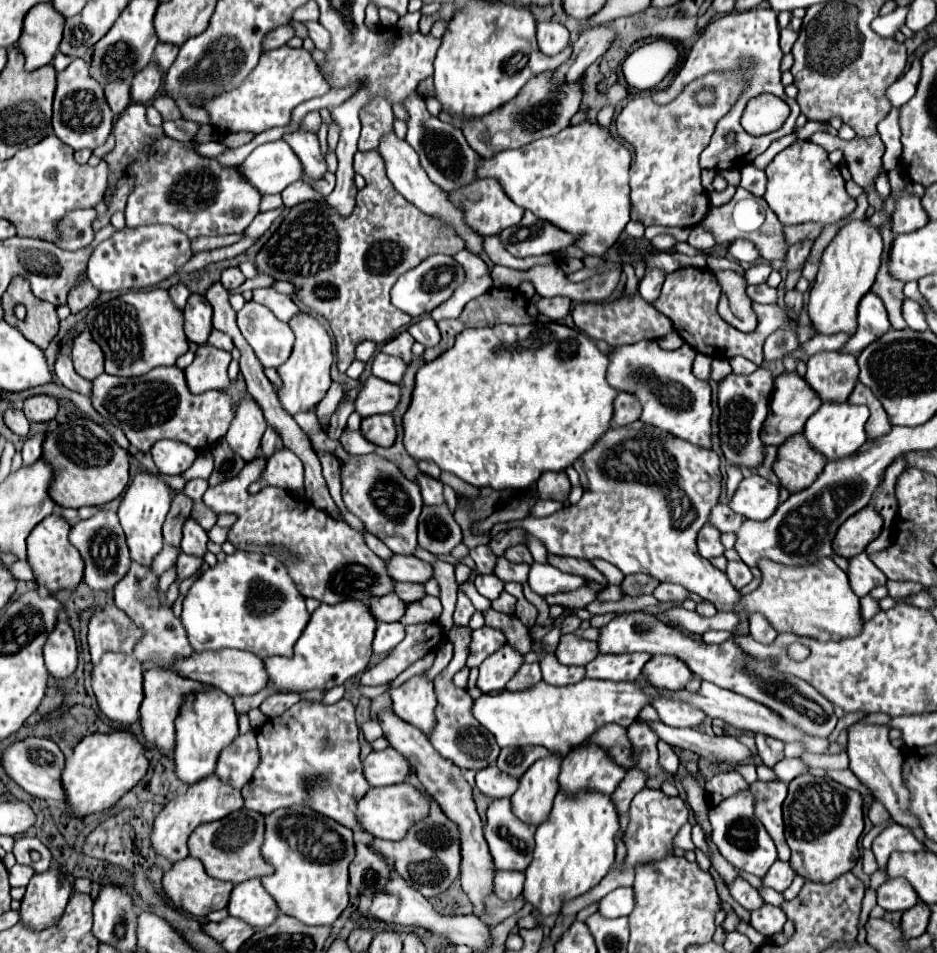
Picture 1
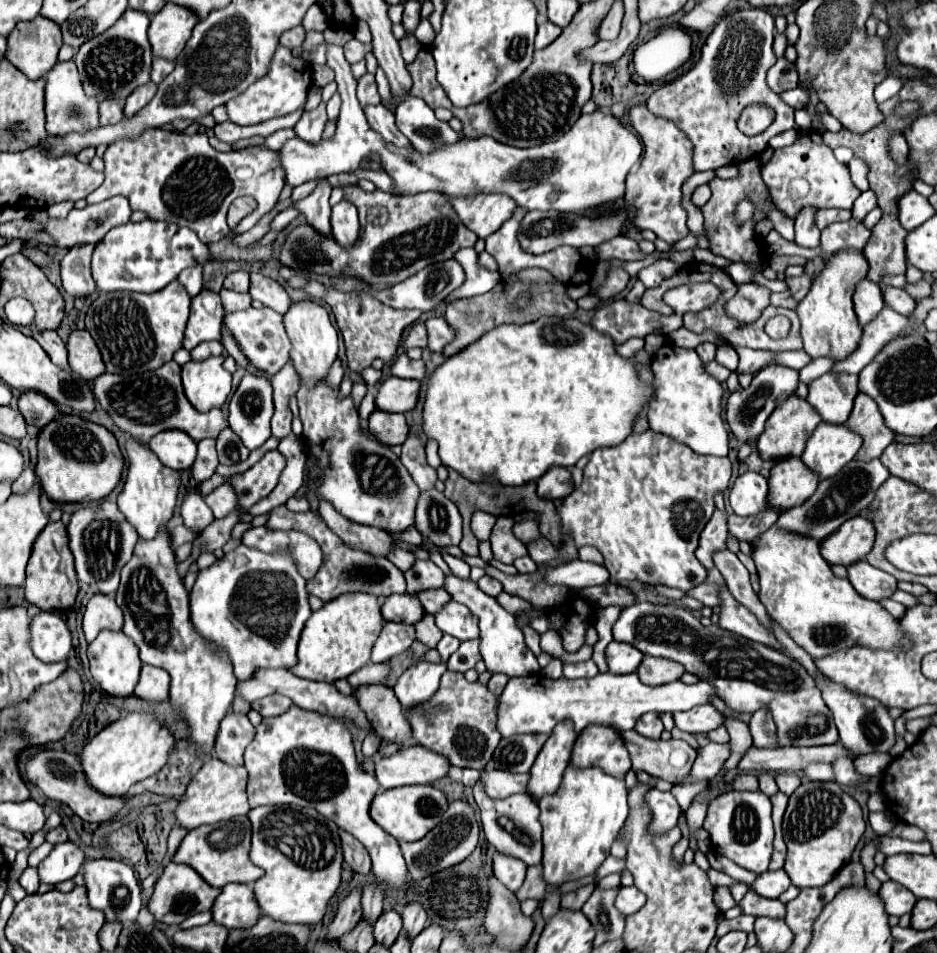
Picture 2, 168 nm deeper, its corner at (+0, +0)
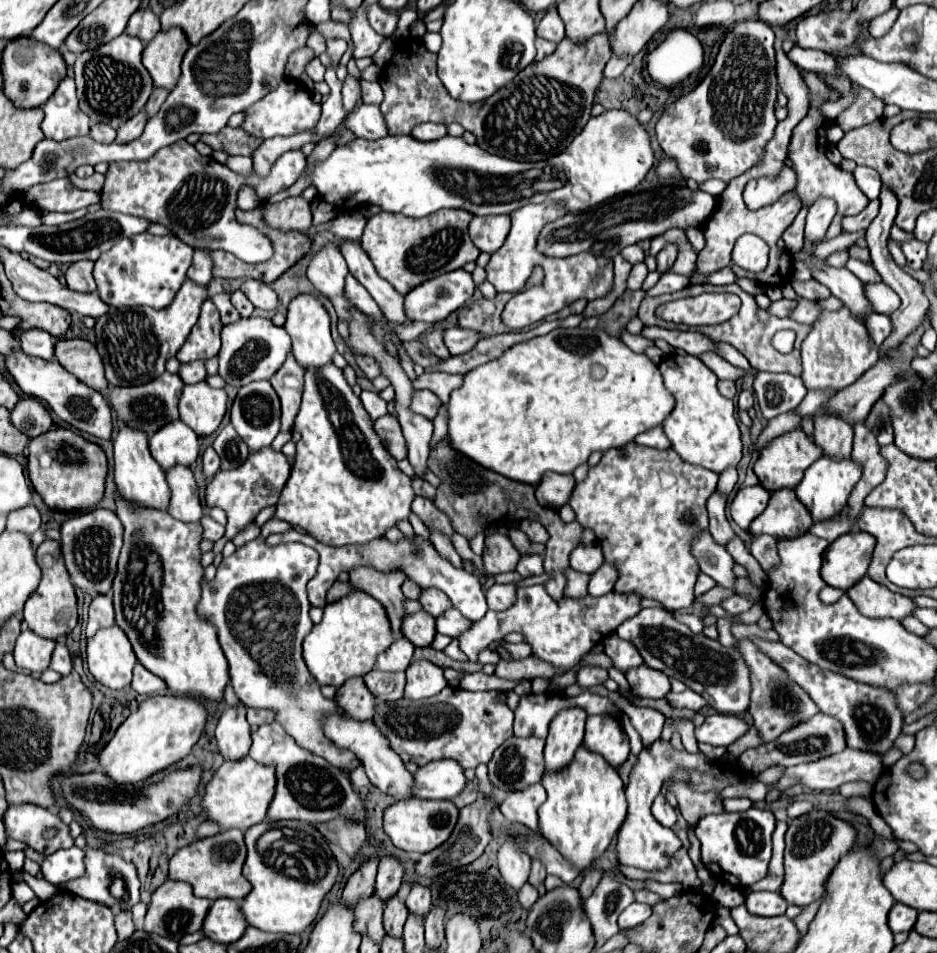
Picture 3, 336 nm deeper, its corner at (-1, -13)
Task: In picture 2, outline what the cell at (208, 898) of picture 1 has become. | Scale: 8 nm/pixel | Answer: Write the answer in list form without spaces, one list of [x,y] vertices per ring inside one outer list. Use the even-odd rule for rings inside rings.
[[[168,863],[164,867],[162,875],[156,881],[154,893],[152,893],[150,901],[148,901],[148,909],[150,909],[150,913],[158,921],[162,921],[166,925],[180,925],[184,919],[192,917],[194,913],[210,911],[212,909],[212,903],[216,901],[216,895],[220,891],[222,889],[204,883],[204,879],[200,879],[200,875],[196,871],[192,871],[192,867],[178,865],[178,863]]]

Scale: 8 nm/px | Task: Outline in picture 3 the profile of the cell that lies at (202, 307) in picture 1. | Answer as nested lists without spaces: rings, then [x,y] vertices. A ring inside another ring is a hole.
[[[211,300],[201,306],[201,316],[193,326],[191,334],[187,336],[185,344],[177,352],[179,362],[193,362],[193,360],[207,360],[217,356],[219,352],[219,332],[223,324],[219,320],[219,312]]]

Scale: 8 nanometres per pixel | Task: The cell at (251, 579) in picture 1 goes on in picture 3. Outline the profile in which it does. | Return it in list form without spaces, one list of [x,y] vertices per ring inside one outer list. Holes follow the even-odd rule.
[[[255,538],[223,558],[215,578],[203,584],[197,610],[219,630],[219,644],[229,662],[229,676],[237,698],[249,708],[275,712],[275,720],[285,726],[285,732],[301,748],[325,758],[341,772],[353,772],[361,766],[357,756],[337,750],[321,732],[321,716],[325,712],[339,712],[339,706],[321,694],[301,654],[303,638],[313,628],[305,586],[315,576],[317,562],[317,552],[305,544],[267,546],[265,538]]]

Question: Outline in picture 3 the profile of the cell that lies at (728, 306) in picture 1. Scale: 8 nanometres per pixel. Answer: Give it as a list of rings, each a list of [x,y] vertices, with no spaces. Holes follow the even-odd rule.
[[[783,298],[783,300],[773,302],[773,304],[769,306],[769,314],[775,314],[775,316],[779,316],[779,318],[785,318],[785,316],[789,316],[789,312],[793,312],[795,306],[797,306],[797,300],[787,300],[787,298]]]

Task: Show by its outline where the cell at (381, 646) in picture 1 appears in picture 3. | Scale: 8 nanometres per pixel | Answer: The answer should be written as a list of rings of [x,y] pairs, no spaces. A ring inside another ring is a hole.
[[[395,640],[383,654],[377,656],[377,670],[383,672],[405,672],[411,664],[415,646],[409,640]]]

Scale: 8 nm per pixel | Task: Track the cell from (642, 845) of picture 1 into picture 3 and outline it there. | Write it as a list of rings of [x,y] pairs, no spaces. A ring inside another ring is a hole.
[[[659,794],[657,796],[657,800],[653,802],[653,816],[663,824],[663,826],[667,826],[667,828],[671,828],[673,824],[675,824],[675,820],[677,820],[677,816],[675,816],[675,808],[667,802],[667,798],[665,798],[665,794]]]

